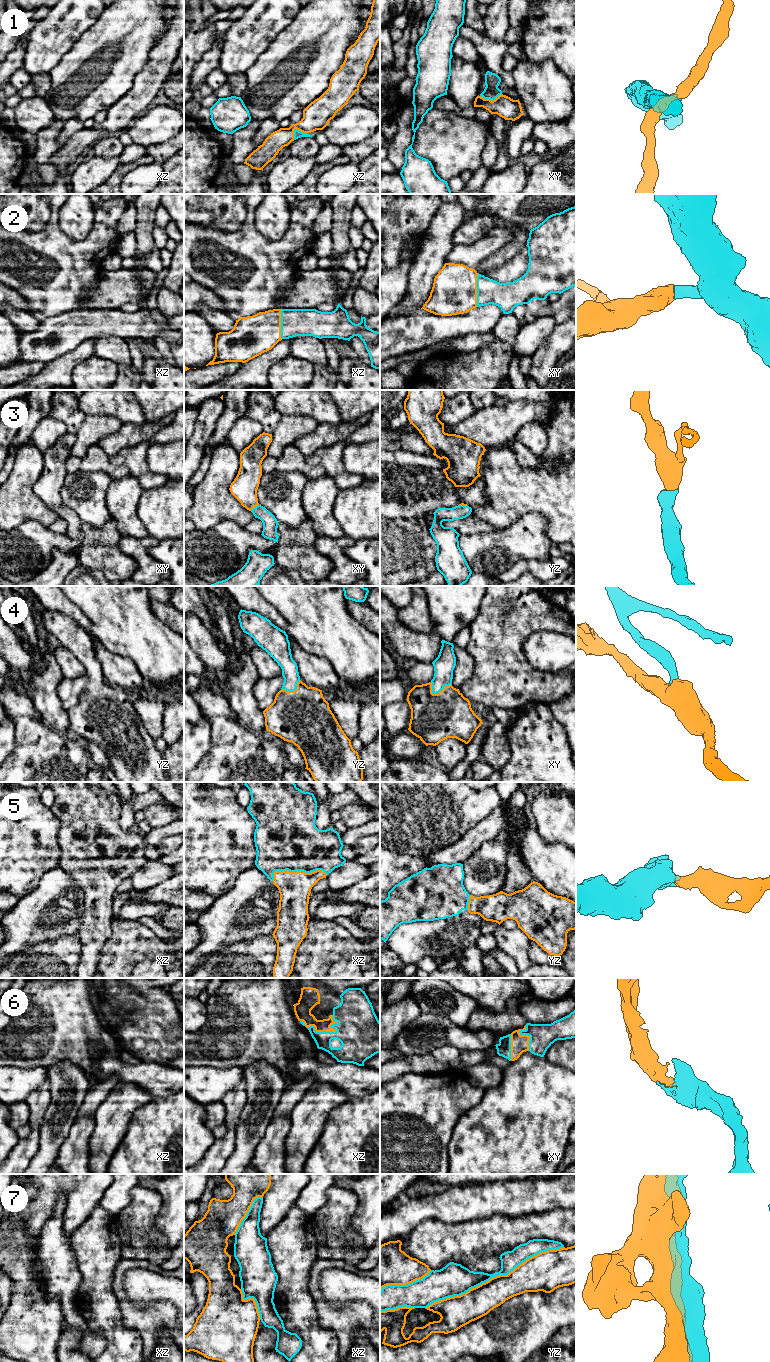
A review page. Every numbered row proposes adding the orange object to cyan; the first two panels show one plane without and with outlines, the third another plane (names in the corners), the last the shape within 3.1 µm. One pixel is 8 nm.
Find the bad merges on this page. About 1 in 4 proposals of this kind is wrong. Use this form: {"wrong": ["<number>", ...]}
{"wrong": ["1", "7"]}

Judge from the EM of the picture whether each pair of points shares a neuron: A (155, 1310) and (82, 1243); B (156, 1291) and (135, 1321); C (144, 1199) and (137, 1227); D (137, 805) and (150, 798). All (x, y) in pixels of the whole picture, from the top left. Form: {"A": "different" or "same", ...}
{"A": "different", "B": "different", "C": "same", "D": "same"}

